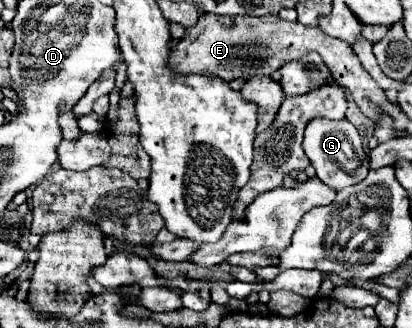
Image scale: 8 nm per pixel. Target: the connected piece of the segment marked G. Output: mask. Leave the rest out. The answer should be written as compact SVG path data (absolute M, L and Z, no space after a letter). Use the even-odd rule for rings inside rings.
M315 118L311 124L305 128L305 140L303 140L303 150L313 164L317 178L333 188L335 192L359 184L361 180L367 178L369 172L369 158L363 148L361 136L357 128L349 120L327 120L327 118Z

